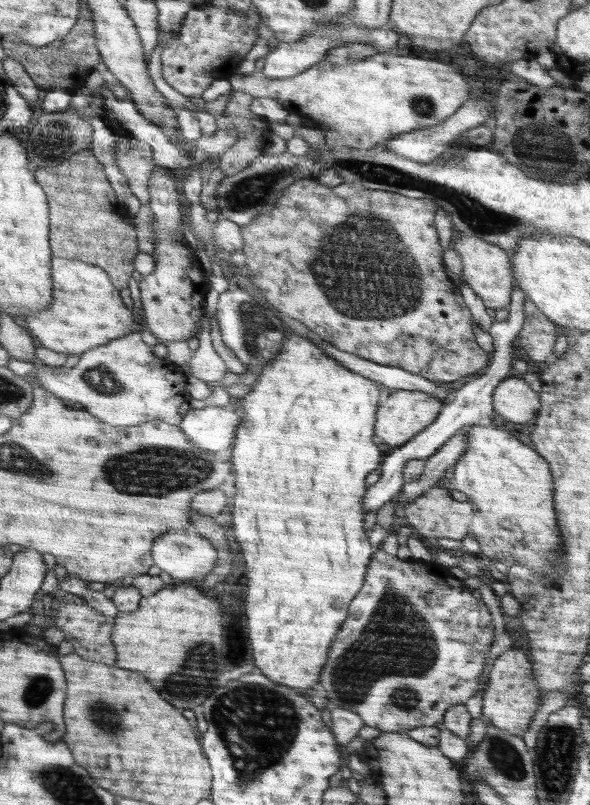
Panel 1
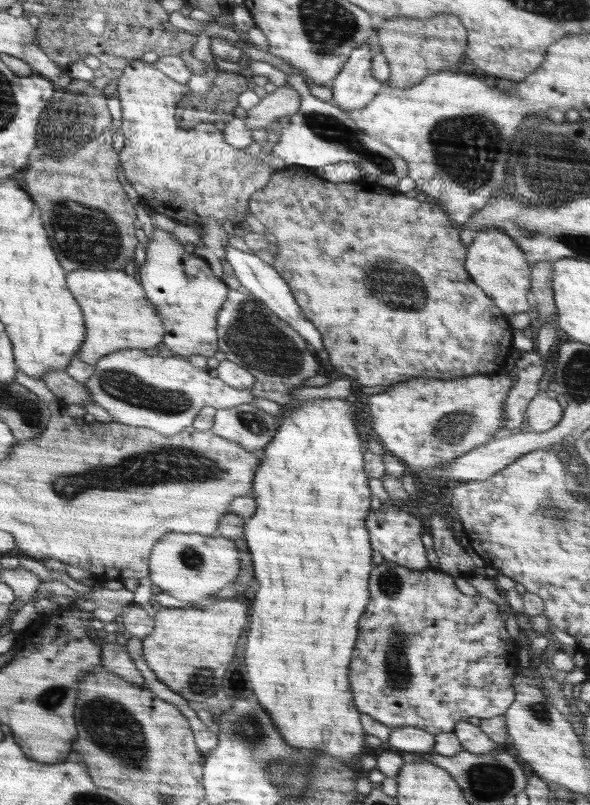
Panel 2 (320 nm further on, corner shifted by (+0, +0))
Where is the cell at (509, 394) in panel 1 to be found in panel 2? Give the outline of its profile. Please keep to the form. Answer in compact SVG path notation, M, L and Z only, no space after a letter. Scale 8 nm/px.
M538 392L538 395L530 398L525 417L528 418L528 426L532 430L545 433L560 422L562 415L563 408L556 399L549 398L544 392Z

